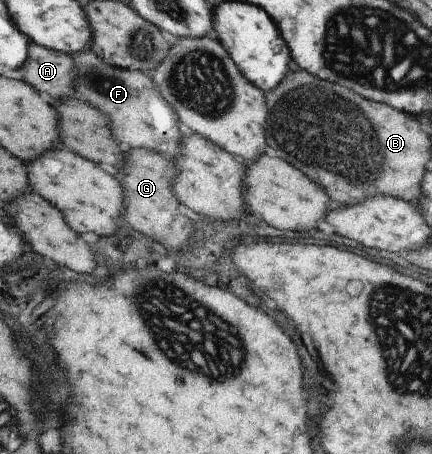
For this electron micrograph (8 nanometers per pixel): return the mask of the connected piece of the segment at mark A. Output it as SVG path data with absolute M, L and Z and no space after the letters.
M28 40L26 60L20 66L24 82L37 93L46 92L54 100L67 98L75 93L72 90L72 60L70 55L42 48Z

